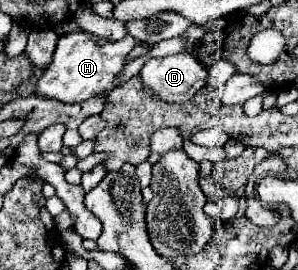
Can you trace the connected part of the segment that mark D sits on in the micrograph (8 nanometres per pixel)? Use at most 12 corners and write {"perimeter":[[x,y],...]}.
{"perimeter":[[190,53],[148,59],[138,73],[146,91],[188,101],[208,71]]}

